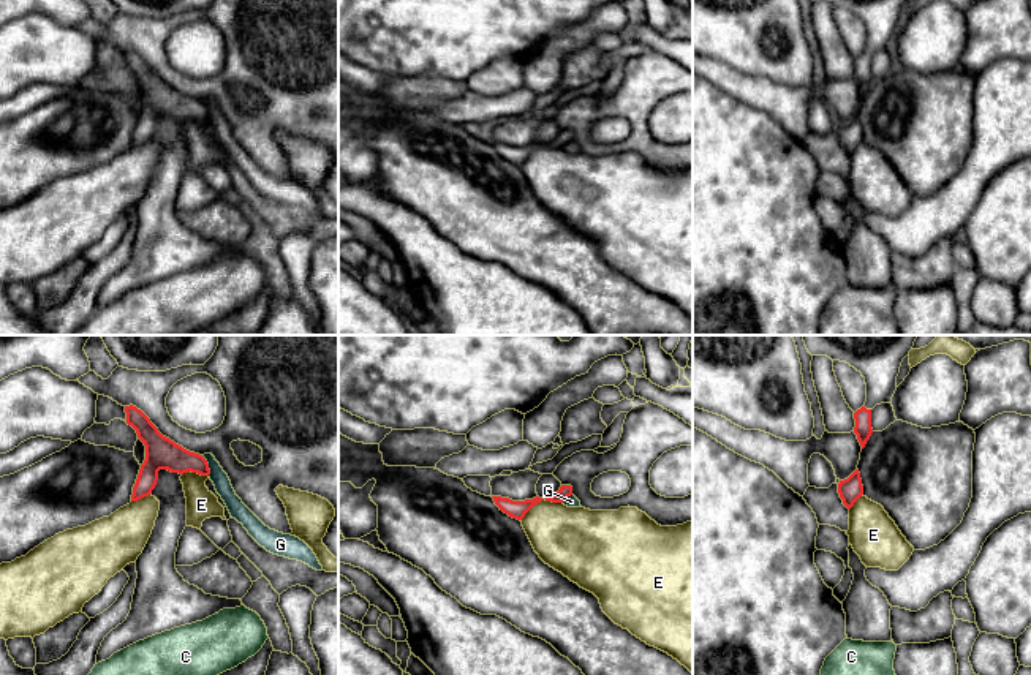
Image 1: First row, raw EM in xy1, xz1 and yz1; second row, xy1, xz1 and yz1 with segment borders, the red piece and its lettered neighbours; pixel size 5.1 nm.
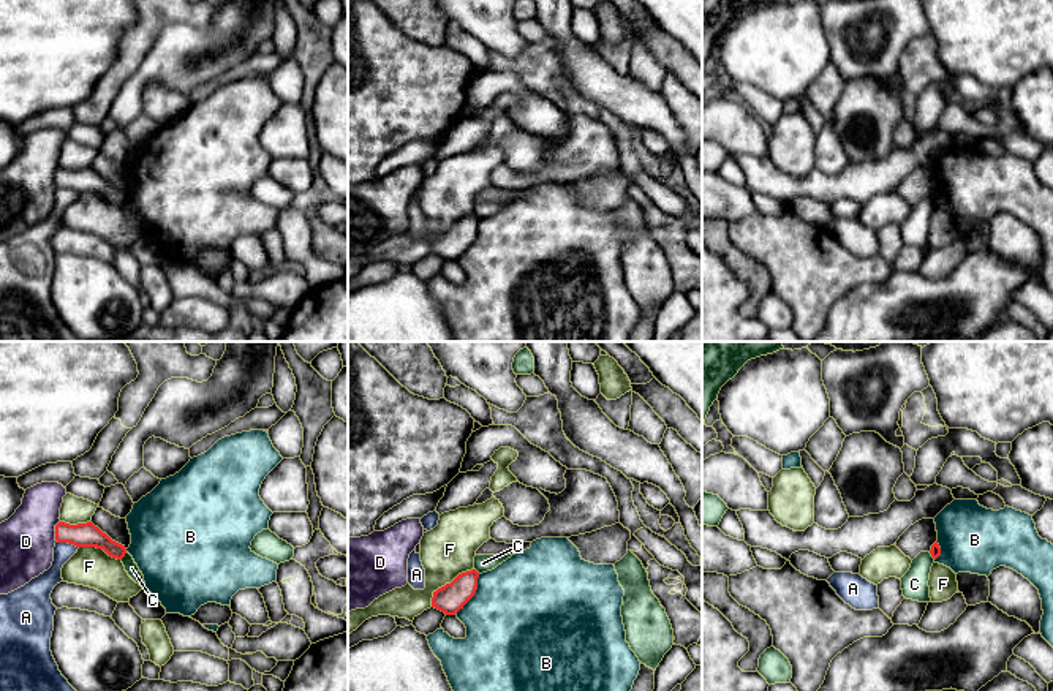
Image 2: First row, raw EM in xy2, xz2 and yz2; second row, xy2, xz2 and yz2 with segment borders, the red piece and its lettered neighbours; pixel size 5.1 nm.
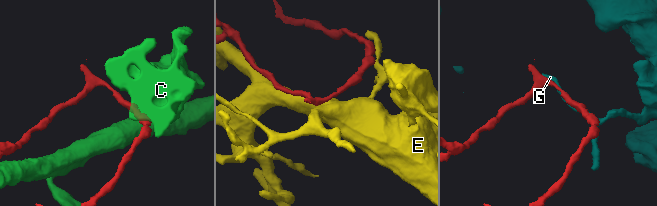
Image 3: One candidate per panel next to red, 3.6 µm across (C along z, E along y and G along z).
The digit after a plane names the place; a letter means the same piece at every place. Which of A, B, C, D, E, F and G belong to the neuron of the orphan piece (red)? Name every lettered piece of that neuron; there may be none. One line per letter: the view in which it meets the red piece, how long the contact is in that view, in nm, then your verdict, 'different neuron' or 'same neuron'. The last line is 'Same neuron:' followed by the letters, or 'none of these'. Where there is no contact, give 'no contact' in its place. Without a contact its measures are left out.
A: contact in xy2; length 120 nm; different neuron
B: contact in xz2; length 240 nm; different neuron
C: contact in xy2; length 50 nm; different neuron
D: contact in xy2; length 110 nm; different neuron
E: contact in xz1; length 240 nm; different neuron
F: contact in xz2; length 300 nm; different neuron
G: contact in xy1; length 110 nm; different neuron
Same neuron: none of these

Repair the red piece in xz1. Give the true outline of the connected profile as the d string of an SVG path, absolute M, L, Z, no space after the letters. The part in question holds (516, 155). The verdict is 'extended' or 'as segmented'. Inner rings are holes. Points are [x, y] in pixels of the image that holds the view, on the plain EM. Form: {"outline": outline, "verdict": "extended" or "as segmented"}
{"outline": "M492 142L492 144L495 150L500 153L500 156L517 166L522 166L534 150L542 147L542 144L539 142L525 147L512 147L509 144L501 144L501 142Z", "verdict": "as segmented"}

